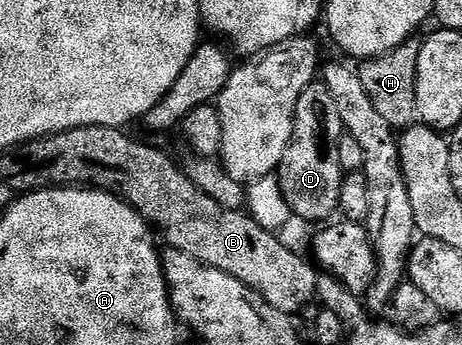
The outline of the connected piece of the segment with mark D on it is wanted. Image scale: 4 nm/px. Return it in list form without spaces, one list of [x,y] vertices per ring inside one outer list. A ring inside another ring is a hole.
[[[315,79],[308,87],[304,87],[304,95],[300,95],[300,100],[296,103],[292,139],[276,170],[280,191],[295,218],[303,217],[306,221],[326,223],[338,213],[344,176],[340,167],[342,136],[344,130],[340,123],[340,111],[328,92],[328,87],[321,79]]]

